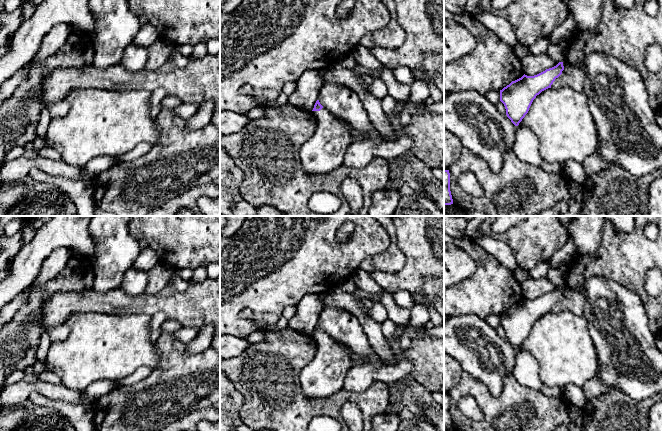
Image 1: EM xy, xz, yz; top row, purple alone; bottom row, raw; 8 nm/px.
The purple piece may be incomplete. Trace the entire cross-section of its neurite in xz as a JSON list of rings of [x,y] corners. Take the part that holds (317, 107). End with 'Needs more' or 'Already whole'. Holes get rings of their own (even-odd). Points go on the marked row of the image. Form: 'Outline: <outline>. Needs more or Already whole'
Outline: [[[319,100],[312,114],[316,118],[315,131],[299,149],[302,169],[309,175],[330,173],[343,165],[351,135],[343,119],[325,109]]]. Needs more

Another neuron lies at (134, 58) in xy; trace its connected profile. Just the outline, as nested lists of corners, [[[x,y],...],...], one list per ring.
[[[131,44],[125,48],[119,65],[127,71],[137,72],[145,69],[147,59],[147,47]]]

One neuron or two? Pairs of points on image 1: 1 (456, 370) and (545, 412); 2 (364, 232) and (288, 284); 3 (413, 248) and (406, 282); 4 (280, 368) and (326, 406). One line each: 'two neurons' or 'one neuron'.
1: two neurons
2: one neuron
3: one neuron
4: one neuron

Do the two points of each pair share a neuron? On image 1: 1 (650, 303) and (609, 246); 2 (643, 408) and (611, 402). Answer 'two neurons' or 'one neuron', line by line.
1: one neuron
2: one neuron

